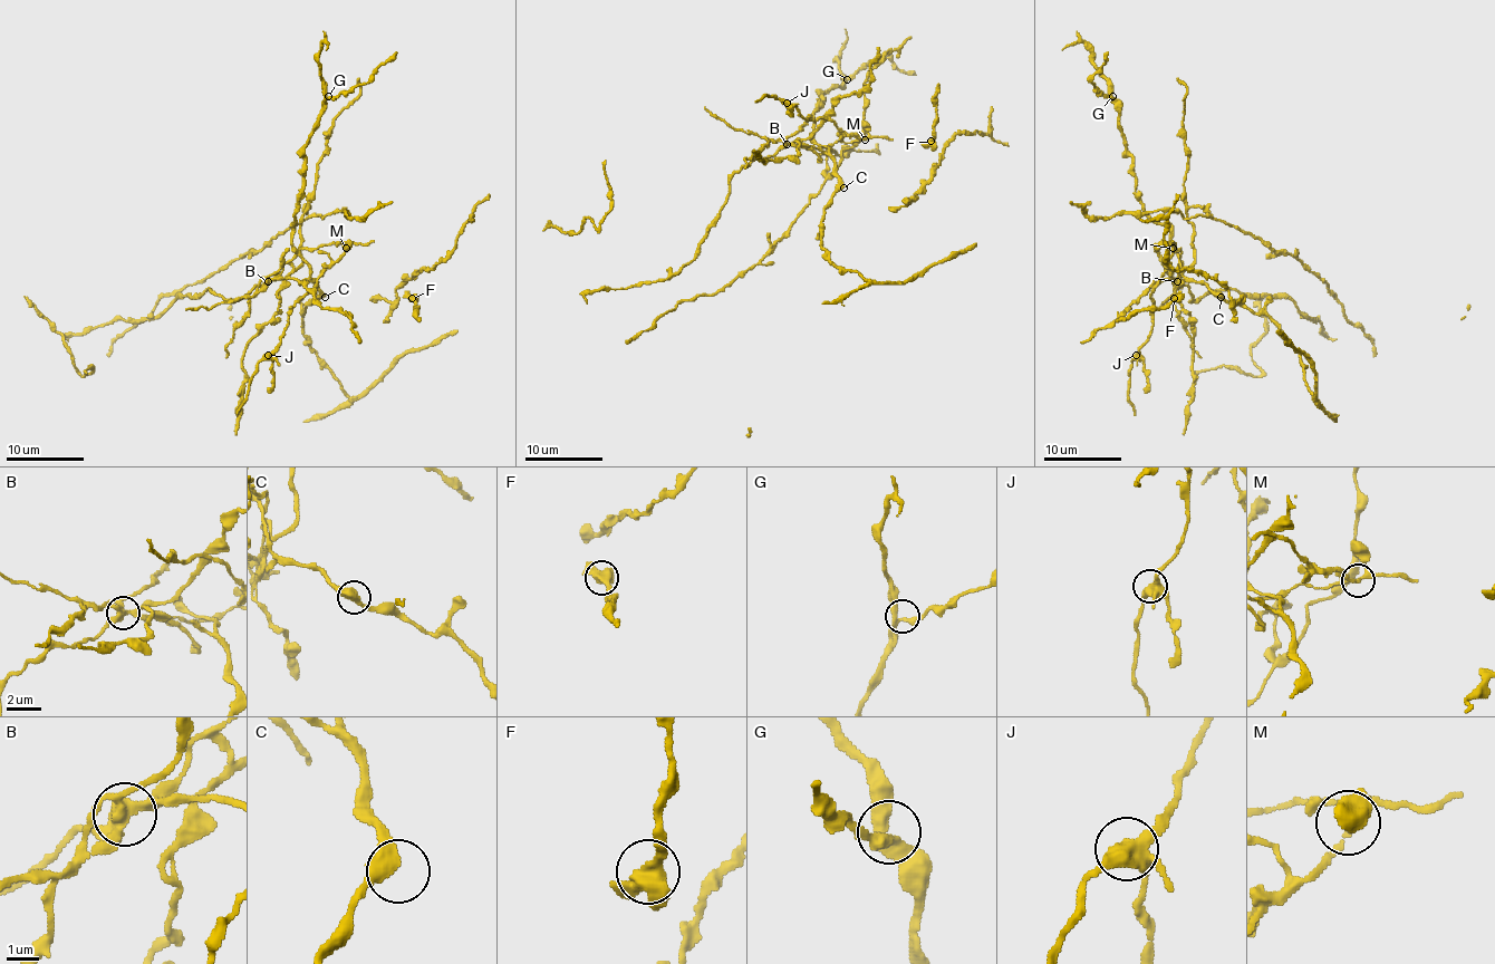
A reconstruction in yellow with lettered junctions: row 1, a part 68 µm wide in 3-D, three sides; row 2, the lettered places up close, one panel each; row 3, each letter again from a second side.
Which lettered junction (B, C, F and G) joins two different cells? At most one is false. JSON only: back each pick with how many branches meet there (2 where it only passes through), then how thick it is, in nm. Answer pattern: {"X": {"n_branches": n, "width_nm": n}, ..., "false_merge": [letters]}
{"B": {"n_branches": 6, "width_nm": 400}, "false_merge": ["B"]}

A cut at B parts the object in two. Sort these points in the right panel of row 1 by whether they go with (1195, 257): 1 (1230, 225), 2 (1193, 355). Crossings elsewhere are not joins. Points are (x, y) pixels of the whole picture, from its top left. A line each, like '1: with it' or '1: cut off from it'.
1: cut off from it
2: with it

